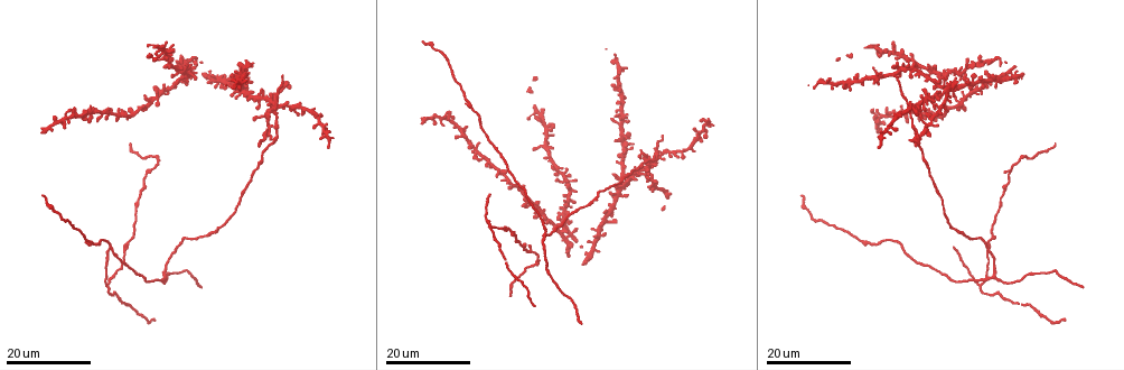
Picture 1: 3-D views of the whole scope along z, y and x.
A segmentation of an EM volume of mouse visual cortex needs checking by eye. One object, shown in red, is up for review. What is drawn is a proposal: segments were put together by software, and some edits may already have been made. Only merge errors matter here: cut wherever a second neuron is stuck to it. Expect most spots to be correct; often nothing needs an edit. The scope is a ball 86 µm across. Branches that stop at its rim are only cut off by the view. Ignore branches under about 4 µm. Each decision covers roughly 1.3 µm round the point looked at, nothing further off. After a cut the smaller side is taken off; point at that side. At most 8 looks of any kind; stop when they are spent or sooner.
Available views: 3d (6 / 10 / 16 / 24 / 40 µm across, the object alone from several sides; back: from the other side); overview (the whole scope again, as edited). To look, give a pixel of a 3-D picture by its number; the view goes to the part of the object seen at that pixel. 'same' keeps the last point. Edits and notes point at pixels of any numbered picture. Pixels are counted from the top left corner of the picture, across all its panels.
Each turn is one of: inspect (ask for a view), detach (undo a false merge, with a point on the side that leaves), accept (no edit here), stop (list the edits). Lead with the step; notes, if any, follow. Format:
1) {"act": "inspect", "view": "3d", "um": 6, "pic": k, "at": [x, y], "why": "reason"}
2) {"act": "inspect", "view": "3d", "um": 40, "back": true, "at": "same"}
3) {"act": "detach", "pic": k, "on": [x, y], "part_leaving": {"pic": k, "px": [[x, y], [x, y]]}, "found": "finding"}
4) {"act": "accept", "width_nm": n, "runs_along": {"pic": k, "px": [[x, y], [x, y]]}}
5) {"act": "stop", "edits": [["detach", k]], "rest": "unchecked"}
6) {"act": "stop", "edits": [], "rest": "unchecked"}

{"act": "inspect", "view": "3d", "um": 24, "pic": 1, "at": [109, 287], "why": "three-way junction"}

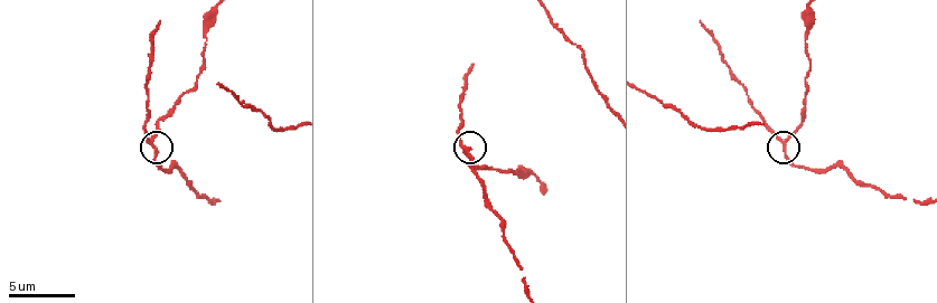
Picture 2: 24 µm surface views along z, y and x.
{"act": "inspect", "view": "3d", "um": 10, "pic": 2, "at": [785, 144], "why": "closer look"}

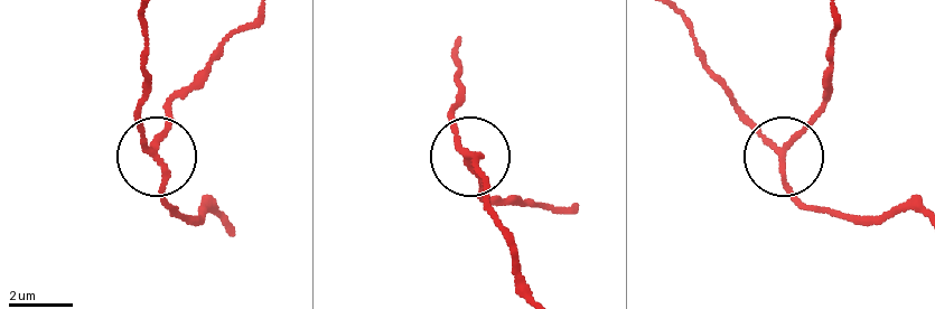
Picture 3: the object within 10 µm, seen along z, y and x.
{"act": "detach", "pic": 3, "on": [170, 120], "width_nm": 170, "part_leaving": {"pic": 3, "px": [[157, 151], [188, 81], [244, 25]]}, "found": "two neurons meet here"}

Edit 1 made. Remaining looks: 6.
{"act": "inspect", "view": "overview"}

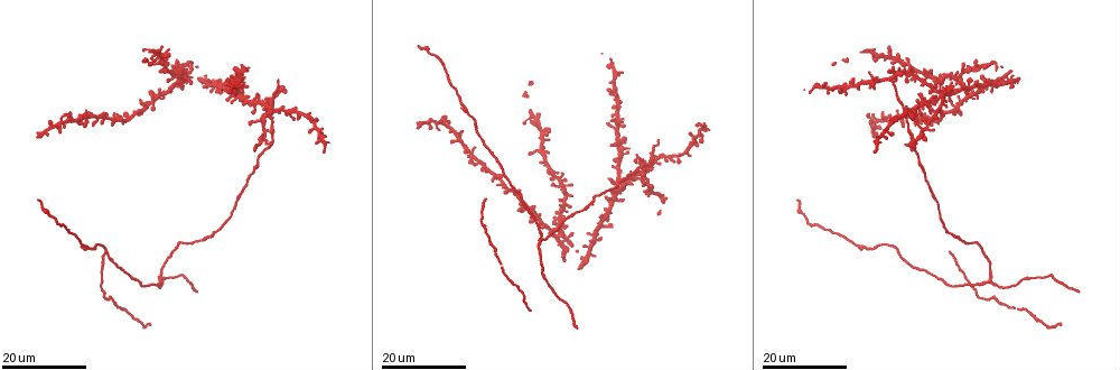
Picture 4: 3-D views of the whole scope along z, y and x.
{"act": "inspect", "view": "3d", "um": 16, "pic": 4, "at": [83, 243], "why": "three arms meet"}

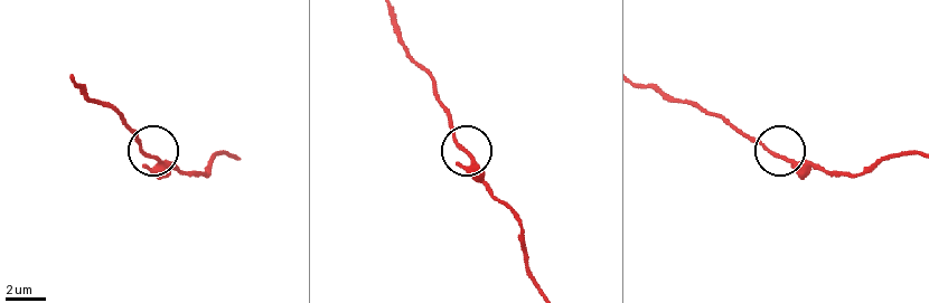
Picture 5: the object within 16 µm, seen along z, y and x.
{"act": "inspect", "view": "3d", "um": 6, "pic": 5, "at": [470, 156]}

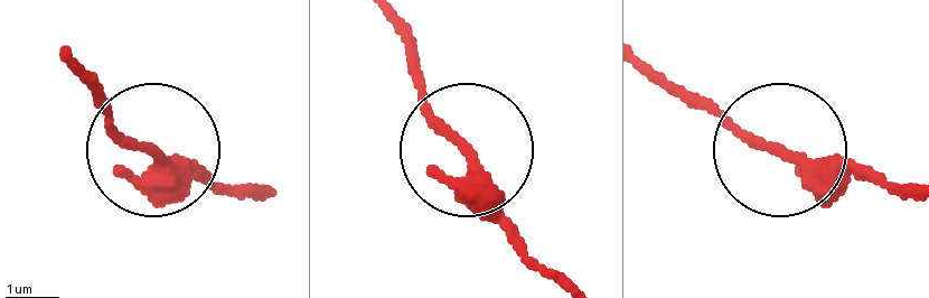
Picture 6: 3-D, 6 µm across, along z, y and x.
{"act": "accept", "runs_along": {"pic": 6, "px": [[913, 196], [860, 169], [806, 165], [677, 94]]}, "found": "all the same neuron"}

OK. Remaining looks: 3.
{"act": "inspect", "view": "3d", "um": 16, "pic": 4, "at": [917, 140], "why": "looks like a crossing"}

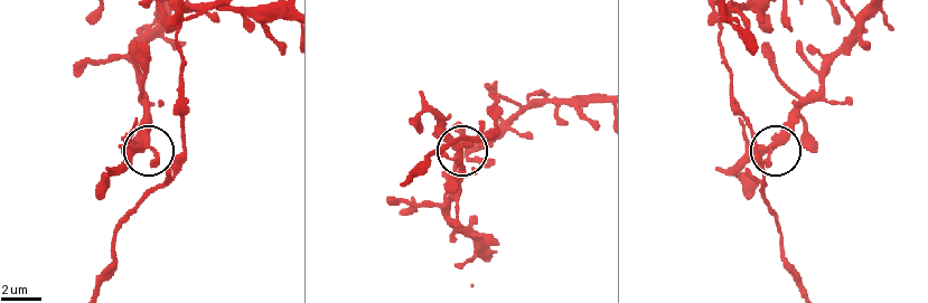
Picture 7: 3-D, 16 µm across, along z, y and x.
{"act": "inspect", "view": "3d", "um": 6, "pic": 7, "at": [144, 148], "why": "closer look"}

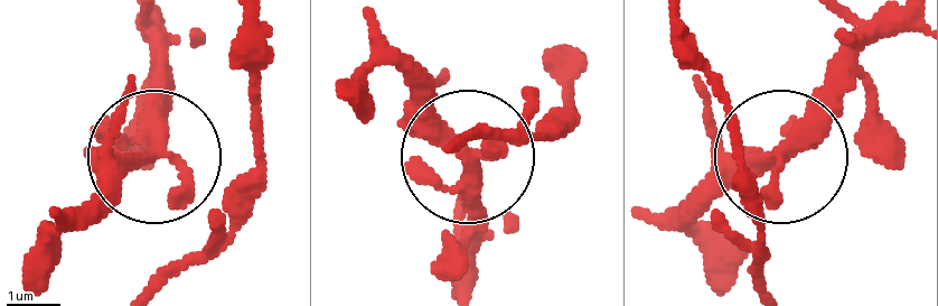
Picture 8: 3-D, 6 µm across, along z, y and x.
{"act": "accept", "width_nm": 320, "found": "one neuron here"}

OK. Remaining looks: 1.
{"act": "stop", "edits": [["detach", 3]], "rest": "unchecked"}

